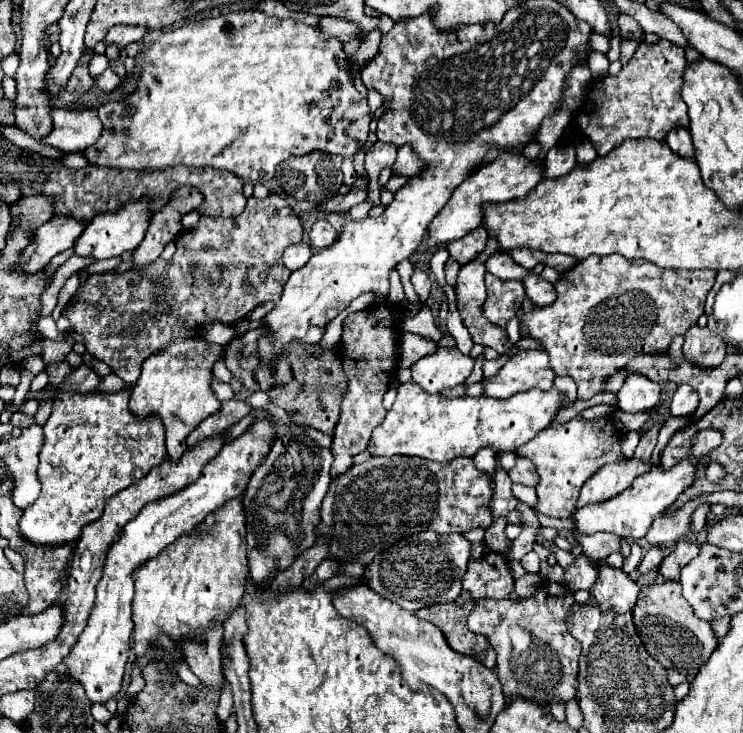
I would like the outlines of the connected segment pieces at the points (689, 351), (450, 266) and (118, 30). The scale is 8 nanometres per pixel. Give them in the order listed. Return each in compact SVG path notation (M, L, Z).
M693 326L685 332L683 356L705 368L715 368L725 358L725 342L709 328Z
M449 258L447 264L445 264L445 278L447 278L447 284L449 284L449 286L455 286L457 274L459 274L459 264L457 264L457 260Z
M113 26L107 36L105 36L105 44L115 44L117 48L125 48L131 42L137 42L143 38L143 34L147 32L147 28L137 28L137 26Z

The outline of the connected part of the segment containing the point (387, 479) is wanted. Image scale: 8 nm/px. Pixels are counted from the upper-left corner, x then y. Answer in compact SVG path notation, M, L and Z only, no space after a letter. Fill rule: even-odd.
M411 456L369 458L331 482L317 536L321 532L329 536L333 558L367 566L389 544L411 534L425 530L465 534L473 528L489 528L493 520L489 510L491 492L489 478L475 468L473 460L457 458L449 464L433 464Z

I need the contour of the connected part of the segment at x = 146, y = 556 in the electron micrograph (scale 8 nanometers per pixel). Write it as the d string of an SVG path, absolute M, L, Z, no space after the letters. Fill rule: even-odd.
M257 420L249 430L245 430L235 440L227 442L221 452L203 468L199 480L193 486L187 486L183 492L177 492L159 502L147 504L133 522L129 522L121 538L109 548L107 560L103 566L103 576L97 584L95 606L89 614L89 622L85 630L79 634L73 644L69 656L65 656L63 664L67 672L79 680L87 692L87 698L97 704L105 704L115 698L123 684L123 674L131 648L131 602L133 602L133 570L155 558L163 548L173 544L179 536L189 534L201 520L205 520L211 512L221 508L221 504L239 498L253 472L259 468L263 458L269 454L275 442L275 426L269 420Z

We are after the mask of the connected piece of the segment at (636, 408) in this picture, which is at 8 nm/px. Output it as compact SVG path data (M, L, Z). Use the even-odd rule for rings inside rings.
M629 374L617 394L617 404L623 412L643 412L659 404L661 386L647 376Z

